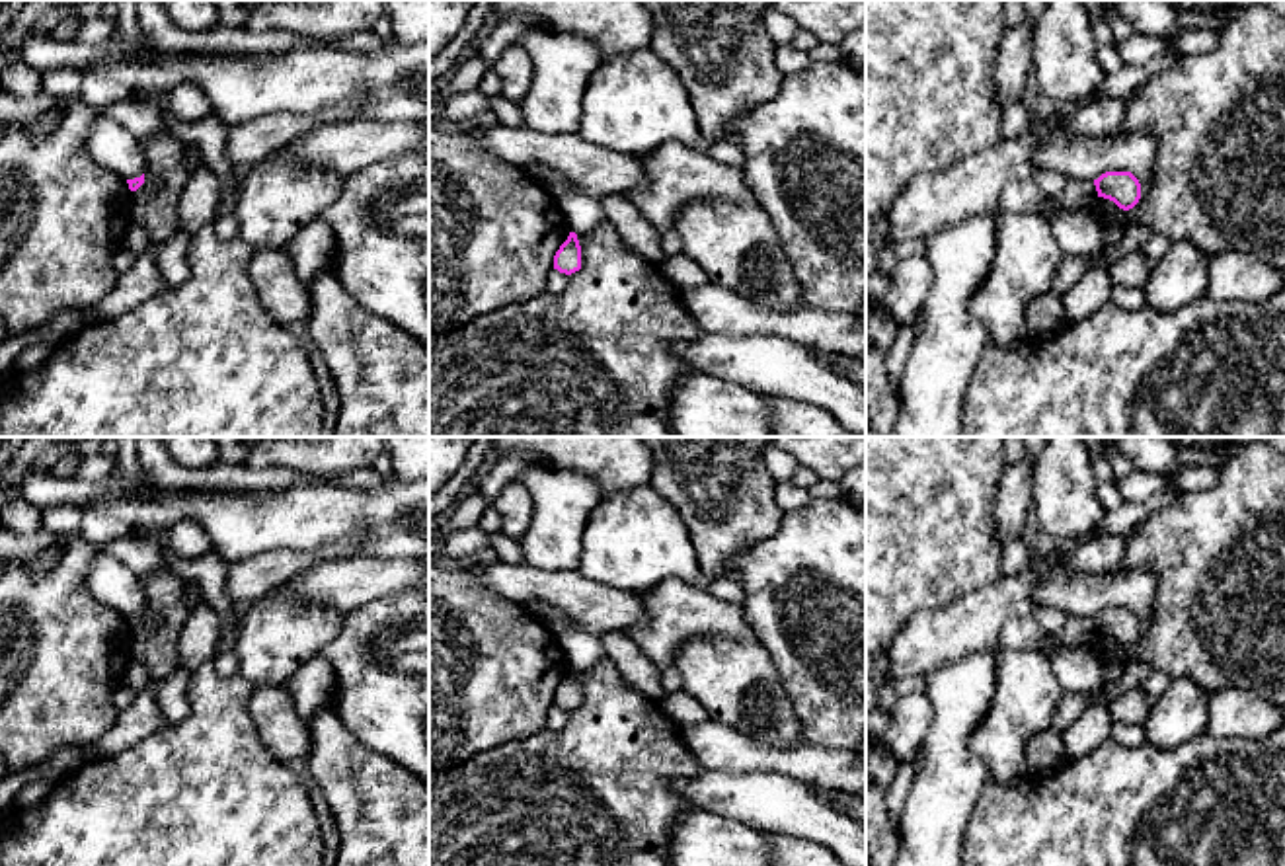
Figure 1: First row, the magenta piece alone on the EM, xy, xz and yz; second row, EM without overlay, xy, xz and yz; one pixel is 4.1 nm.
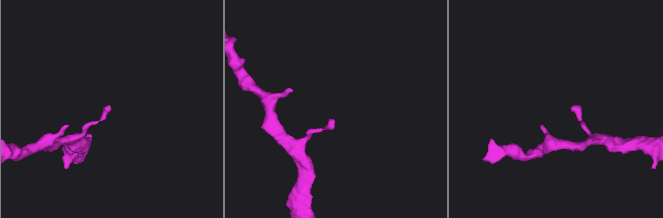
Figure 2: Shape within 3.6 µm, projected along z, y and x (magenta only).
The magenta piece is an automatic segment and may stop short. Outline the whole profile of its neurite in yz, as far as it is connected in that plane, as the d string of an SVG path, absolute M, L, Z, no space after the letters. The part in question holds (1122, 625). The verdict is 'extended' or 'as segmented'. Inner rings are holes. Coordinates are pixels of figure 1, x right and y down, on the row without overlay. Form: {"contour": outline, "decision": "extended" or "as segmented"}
{"contour": "M1106 609L1094 616L1098 634L1113 638L1119 646L1129 648L1141 636L1141 620L1131 609Z", "decision": "as segmented"}

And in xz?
{"contour": "M569 669L567 677L556 689L554 706L565 712L581 706L581 683L575 669Z", "decision": "as segmented"}

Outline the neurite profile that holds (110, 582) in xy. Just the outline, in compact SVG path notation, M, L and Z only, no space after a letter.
M101 546L88 570L88 589L103 607L123 616L135 616L146 609L140 579Z

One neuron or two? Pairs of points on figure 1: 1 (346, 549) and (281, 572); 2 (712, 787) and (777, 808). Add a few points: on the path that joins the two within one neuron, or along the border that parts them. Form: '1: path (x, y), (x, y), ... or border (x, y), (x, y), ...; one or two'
1: path (330, 552), (297, 562); one
2: path (728, 792), (761, 800); one

